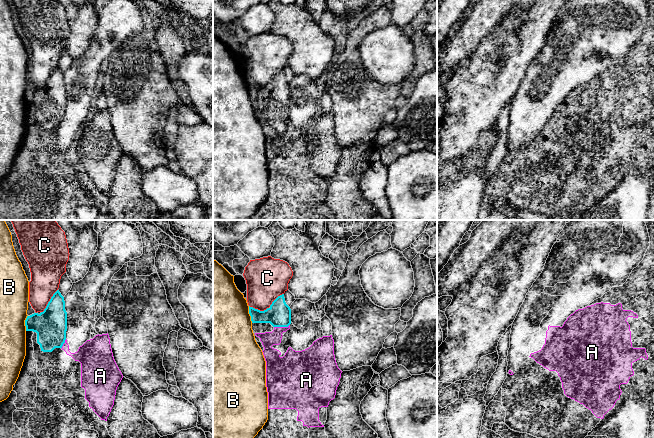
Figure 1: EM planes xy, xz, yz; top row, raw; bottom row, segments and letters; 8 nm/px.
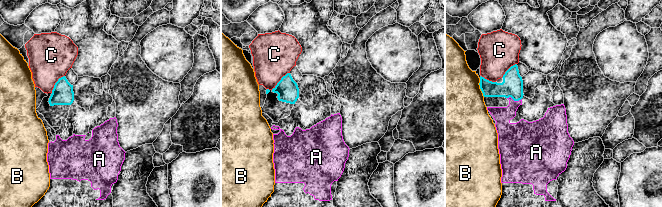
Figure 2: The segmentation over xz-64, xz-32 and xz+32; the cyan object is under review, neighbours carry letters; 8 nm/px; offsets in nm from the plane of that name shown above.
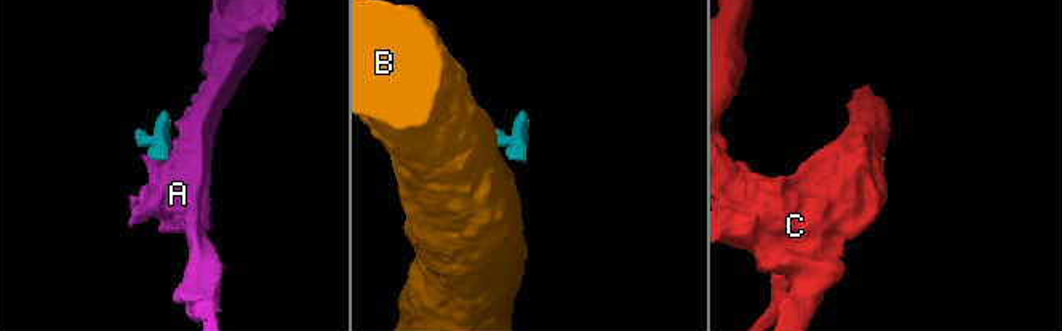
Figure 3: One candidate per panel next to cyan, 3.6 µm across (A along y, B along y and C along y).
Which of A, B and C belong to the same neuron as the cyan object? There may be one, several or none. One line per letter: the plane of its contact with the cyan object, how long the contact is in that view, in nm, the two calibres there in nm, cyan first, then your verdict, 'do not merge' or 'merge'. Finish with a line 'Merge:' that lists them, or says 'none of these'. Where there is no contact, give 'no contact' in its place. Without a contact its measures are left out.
A: meets cyan in xz; contact 130 nm long; 190 nm thick on the cyan side, 120 nm on the other; do not merge
B: meets cyan in xz; contact 140 nm long; 190 nm thick on the cyan side, 480 nm on the other; do not merge
C: meets cyan in xz; contact 300 nm long; 190 nm thick on the cyan side, 340 nm on the other; do not merge
Merge: none of these

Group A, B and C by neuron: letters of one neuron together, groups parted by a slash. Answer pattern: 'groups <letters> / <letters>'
groups A / B / C

